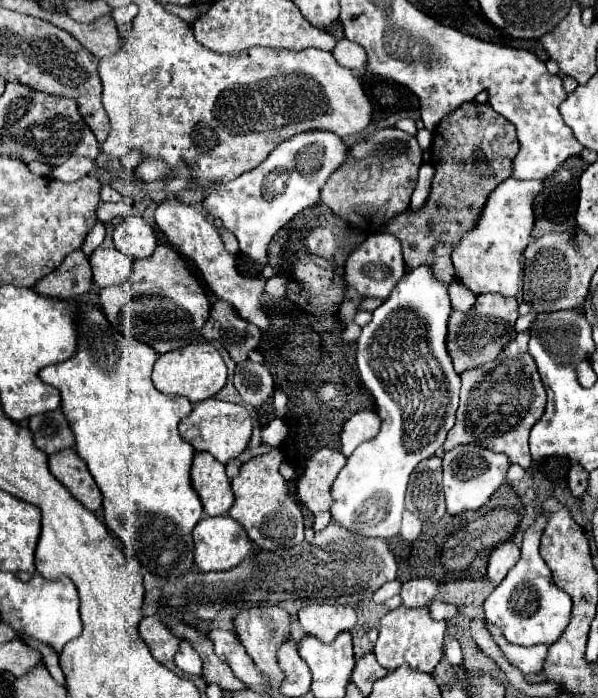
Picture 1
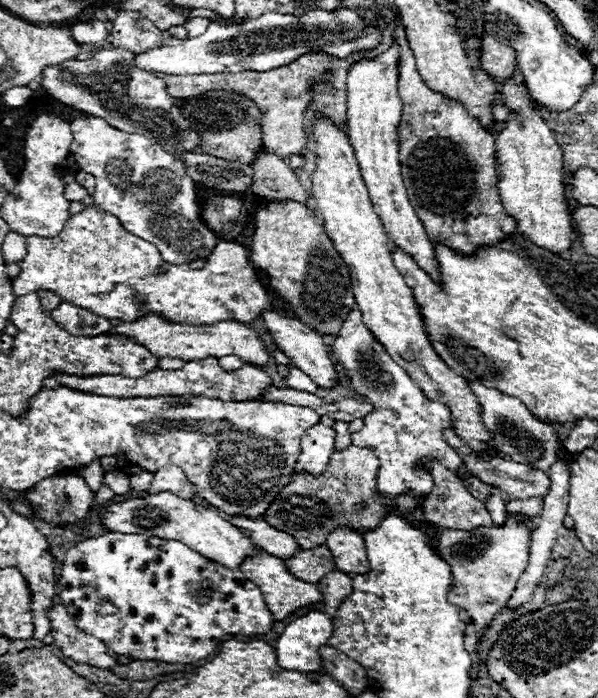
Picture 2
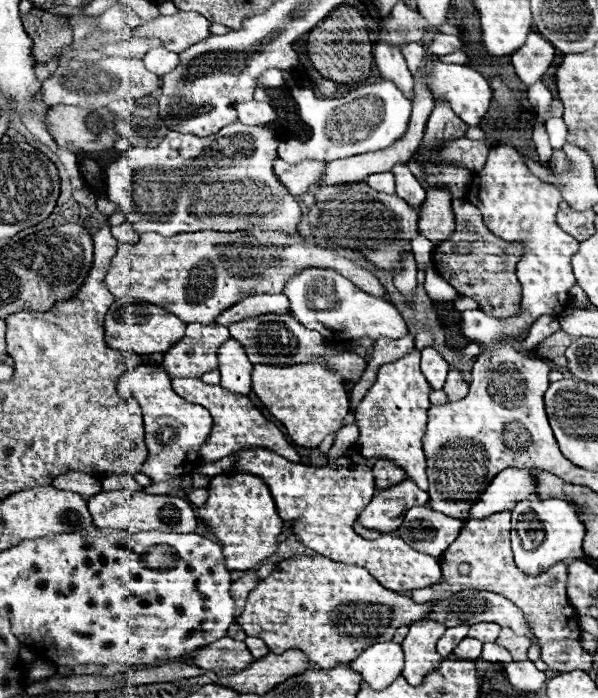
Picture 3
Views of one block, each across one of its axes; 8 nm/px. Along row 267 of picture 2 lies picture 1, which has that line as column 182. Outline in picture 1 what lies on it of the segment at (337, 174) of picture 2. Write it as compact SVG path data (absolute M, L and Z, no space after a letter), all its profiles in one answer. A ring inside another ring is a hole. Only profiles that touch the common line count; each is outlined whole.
M194 342L184 348L160 354L152 370L152 382L166 394L178 394L186 396L190 402L200 402L212 398L226 384L226 364L212 344Z

